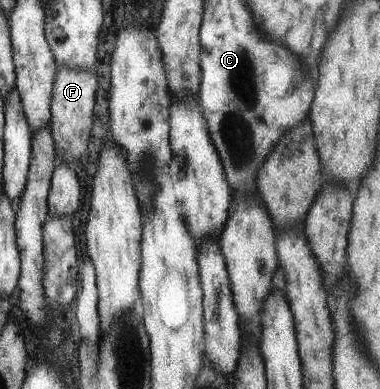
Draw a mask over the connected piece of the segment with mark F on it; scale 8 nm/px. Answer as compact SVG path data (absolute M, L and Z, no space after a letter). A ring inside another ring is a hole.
M55 64L55 73L51 78L49 128L59 162L66 161L74 166L79 156L86 150L91 129L94 90L96 90L96 76L92 69L76 69Z

